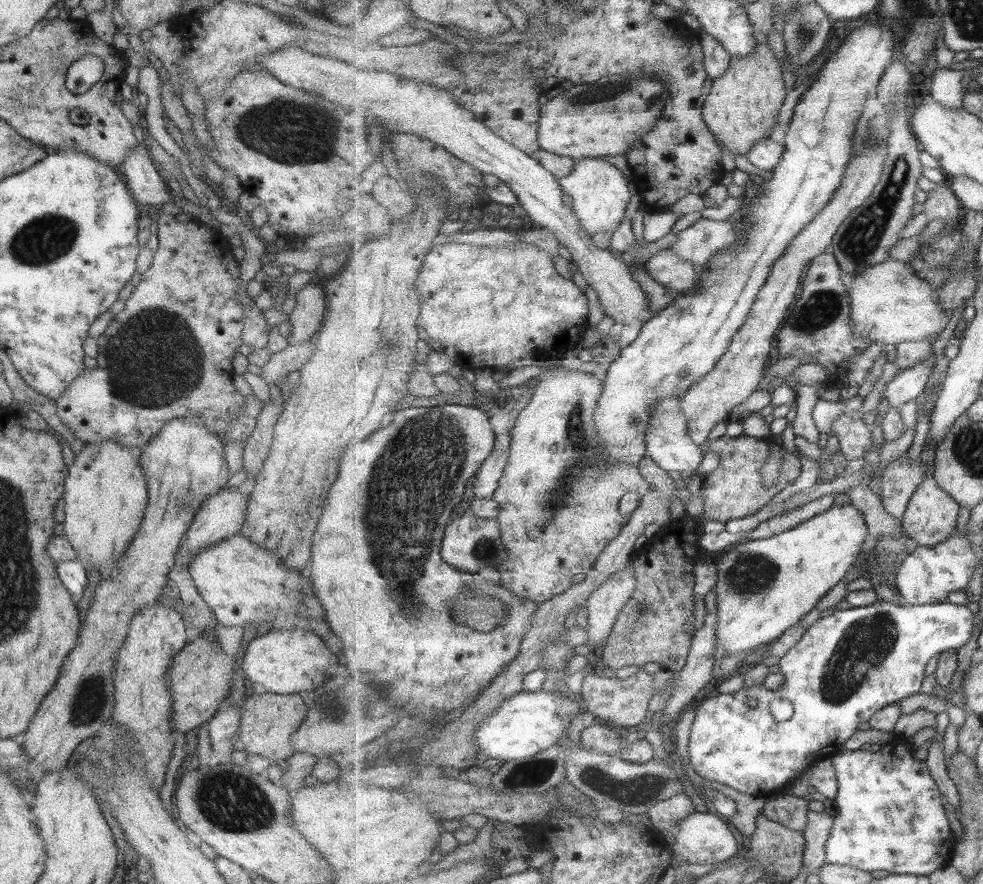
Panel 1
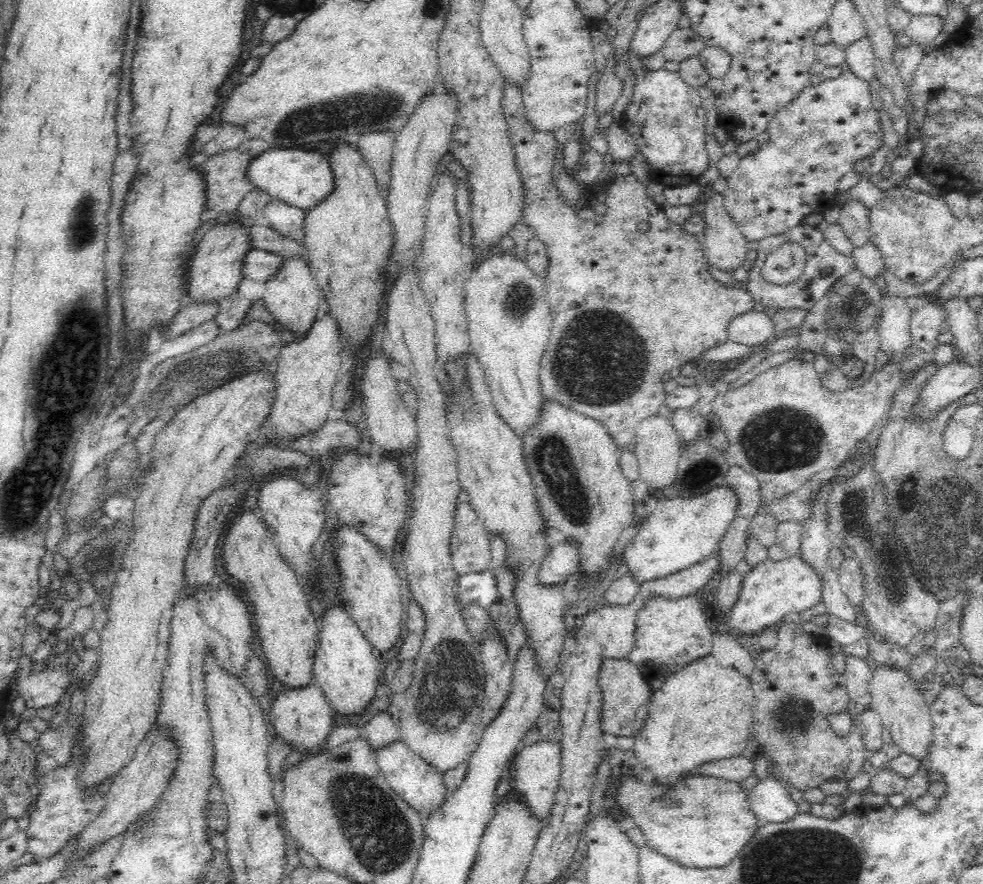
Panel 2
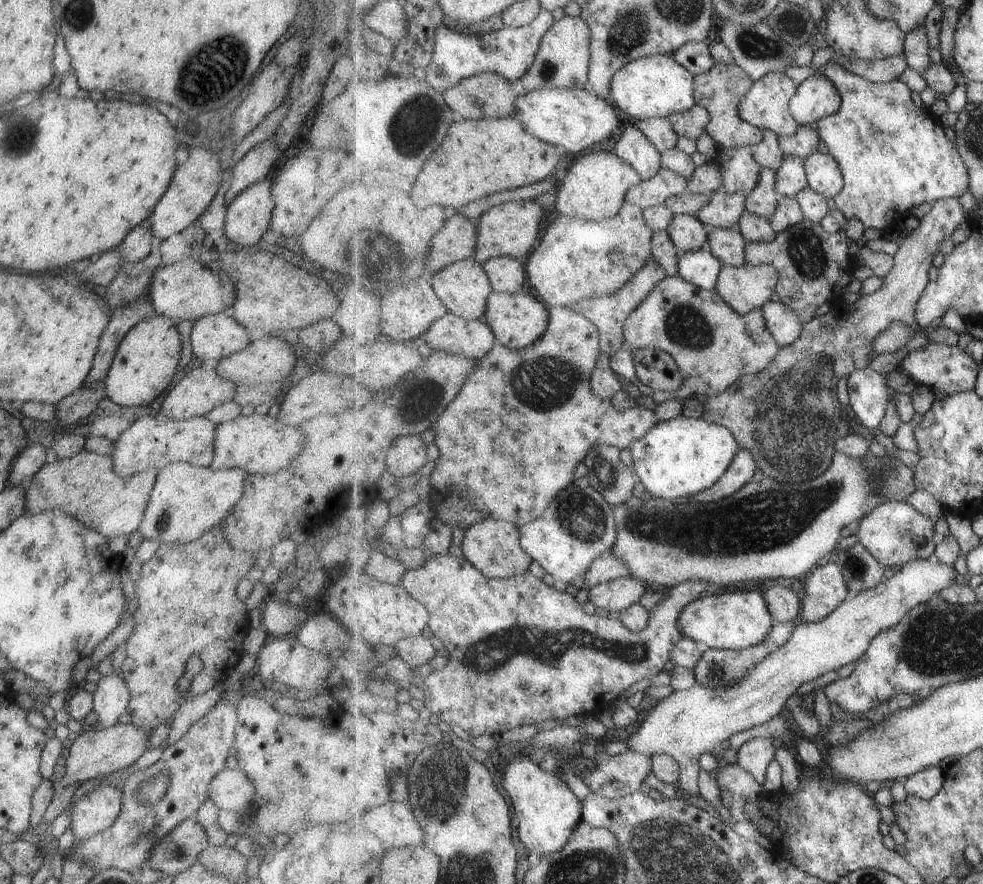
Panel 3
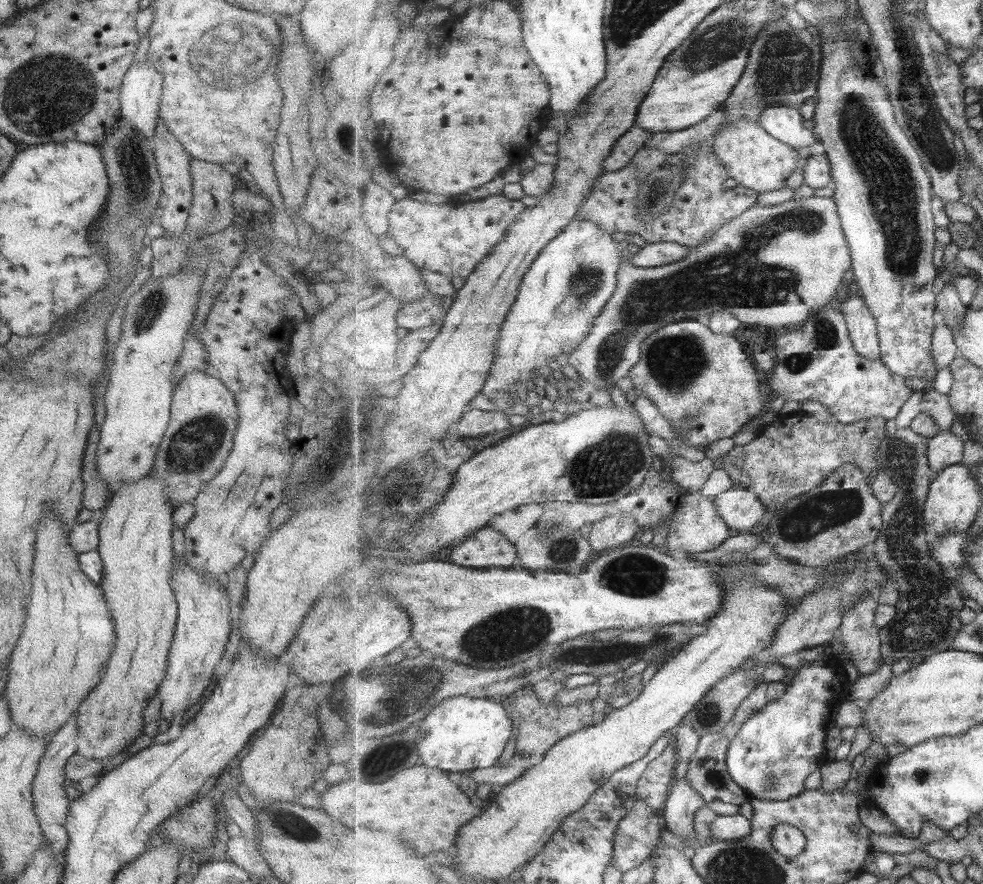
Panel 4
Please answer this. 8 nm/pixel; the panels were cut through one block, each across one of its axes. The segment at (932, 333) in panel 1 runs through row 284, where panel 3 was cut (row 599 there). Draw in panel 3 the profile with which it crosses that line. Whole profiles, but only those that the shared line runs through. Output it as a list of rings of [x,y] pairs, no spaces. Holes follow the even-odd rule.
[[[936,554],[930,559],[916,559],[903,567],[896,569],[896,573],[884,579],[875,587],[869,588],[852,600],[848,599],[836,612],[833,612],[827,619],[819,623],[809,623],[804,621],[800,623],[790,638],[790,640],[777,651],[760,663],[749,673],[746,679],[724,689],[710,688],[704,685],[696,684],[692,688],[681,691],[674,691],[670,696],[663,698],[652,709],[641,727],[626,743],[629,749],[654,758],[656,755],[672,755],[680,763],[680,782],[676,785],[681,788],[685,801],[692,802],[693,805],[701,809],[708,810],[713,815],[717,815],[717,810],[708,804],[708,800],[700,795],[700,756],[706,752],[714,753],[720,749],[720,744],[728,738],[732,738],[738,732],[756,728],[760,724],[770,722],[772,718],[782,714],[786,708],[786,702],[808,682],[814,682],[816,678],[828,674],[828,672],[838,671],[844,668],[846,664],[853,662],[856,664],[868,649],[872,641],[881,633],[898,626],[908,613],[921,604],[926,604],[929,600],[935,598],[944,589],[951,587],[954,583],[961,580],[958,569],[951,564],[943,563]]]

